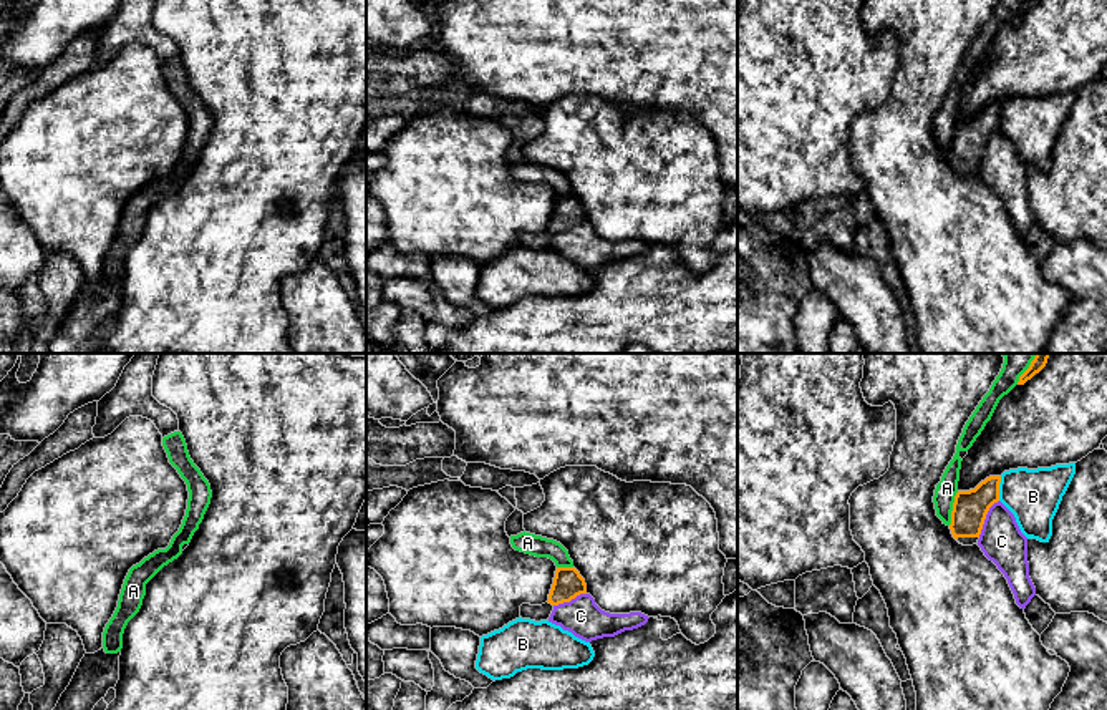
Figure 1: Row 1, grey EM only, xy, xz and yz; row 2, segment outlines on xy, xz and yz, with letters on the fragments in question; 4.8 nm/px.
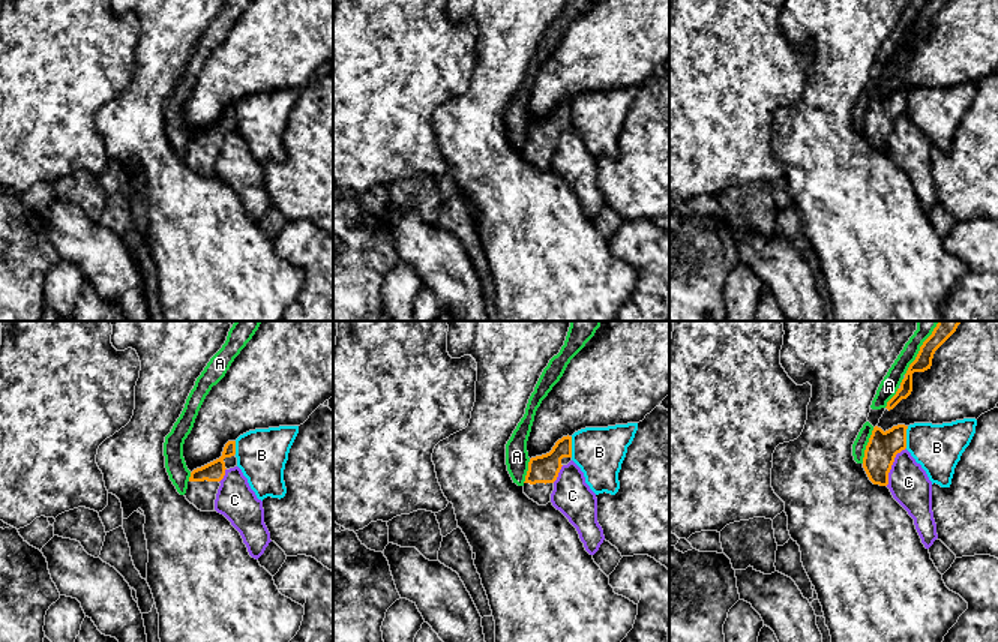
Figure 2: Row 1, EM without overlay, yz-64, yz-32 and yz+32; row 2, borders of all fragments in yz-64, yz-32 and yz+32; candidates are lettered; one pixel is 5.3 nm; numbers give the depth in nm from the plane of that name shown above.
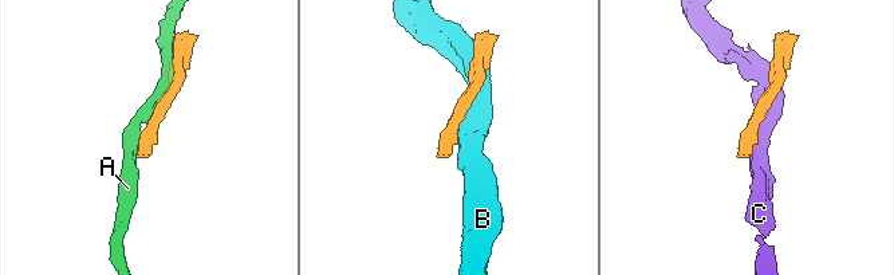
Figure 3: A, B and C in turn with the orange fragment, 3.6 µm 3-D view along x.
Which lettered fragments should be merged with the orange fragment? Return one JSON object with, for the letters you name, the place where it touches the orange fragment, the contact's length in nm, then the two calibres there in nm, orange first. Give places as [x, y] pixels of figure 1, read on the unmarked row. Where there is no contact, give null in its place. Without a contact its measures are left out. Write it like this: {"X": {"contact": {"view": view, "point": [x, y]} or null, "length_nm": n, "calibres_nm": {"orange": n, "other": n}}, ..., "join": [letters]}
{"join": []}

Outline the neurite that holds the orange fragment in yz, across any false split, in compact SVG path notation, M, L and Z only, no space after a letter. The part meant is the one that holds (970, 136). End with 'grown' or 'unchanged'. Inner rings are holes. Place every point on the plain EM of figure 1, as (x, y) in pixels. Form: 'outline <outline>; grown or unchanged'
outline M989 105L974 118L956 121L950 158L960 173L978 173L988 139L999 129L999 111L1001 105Z; grown

